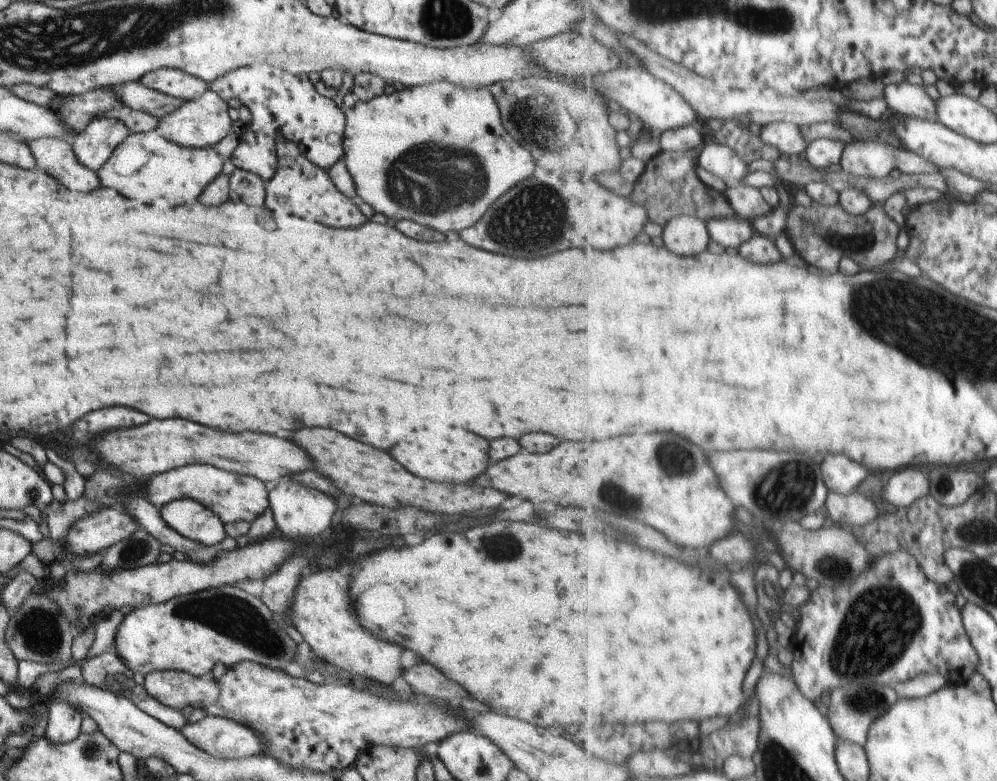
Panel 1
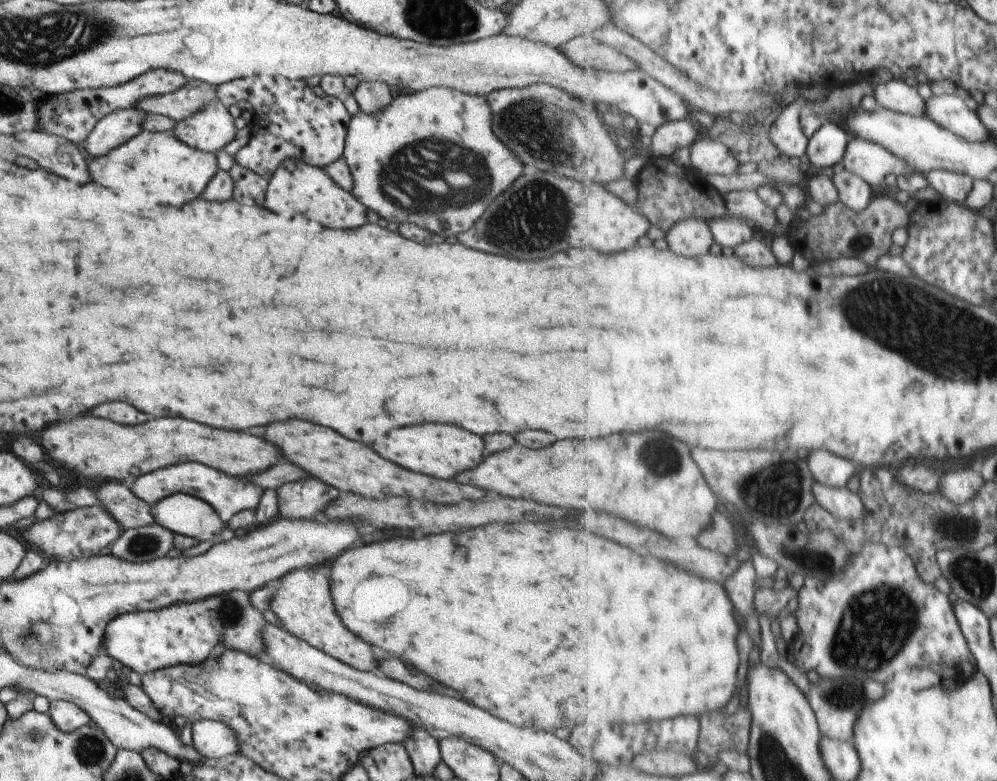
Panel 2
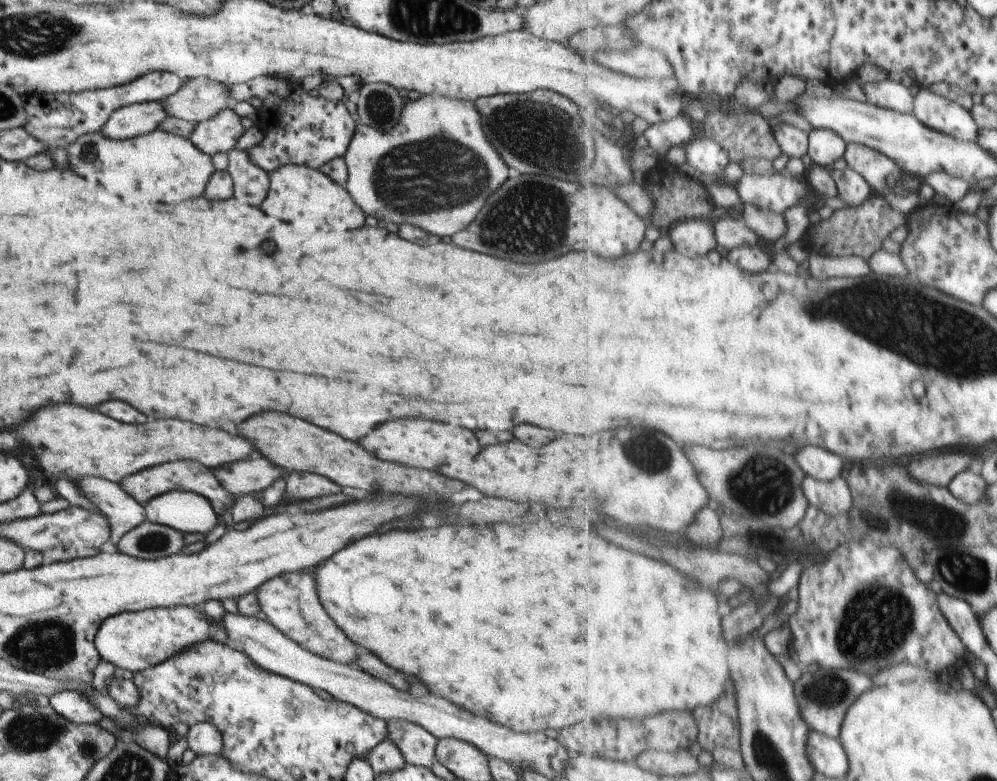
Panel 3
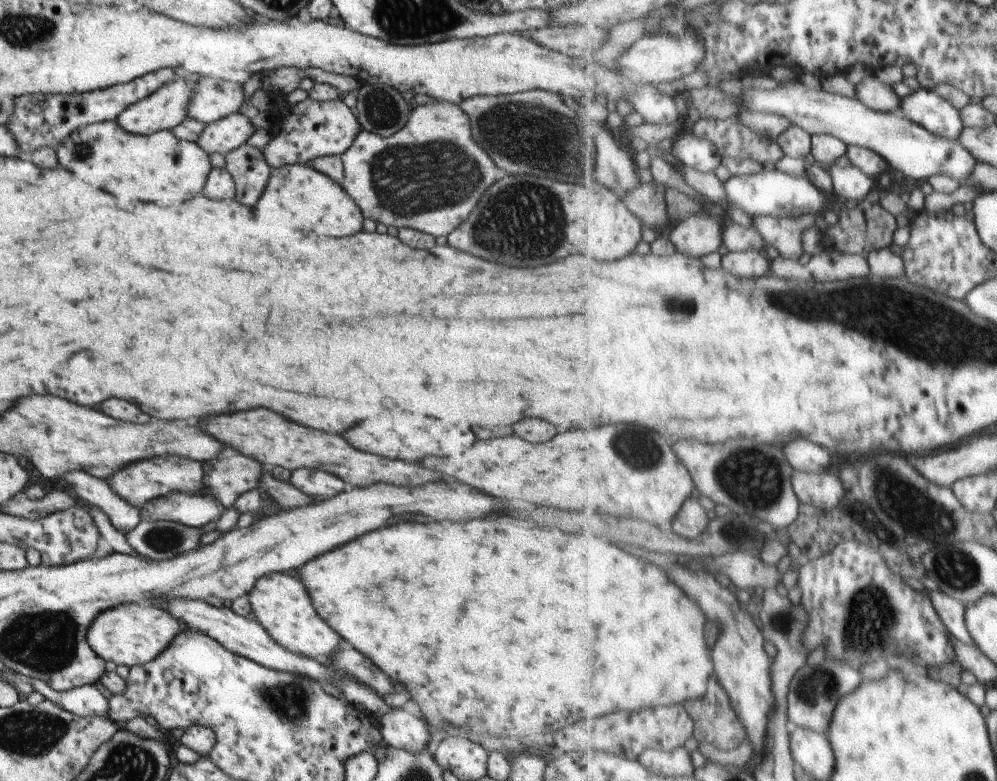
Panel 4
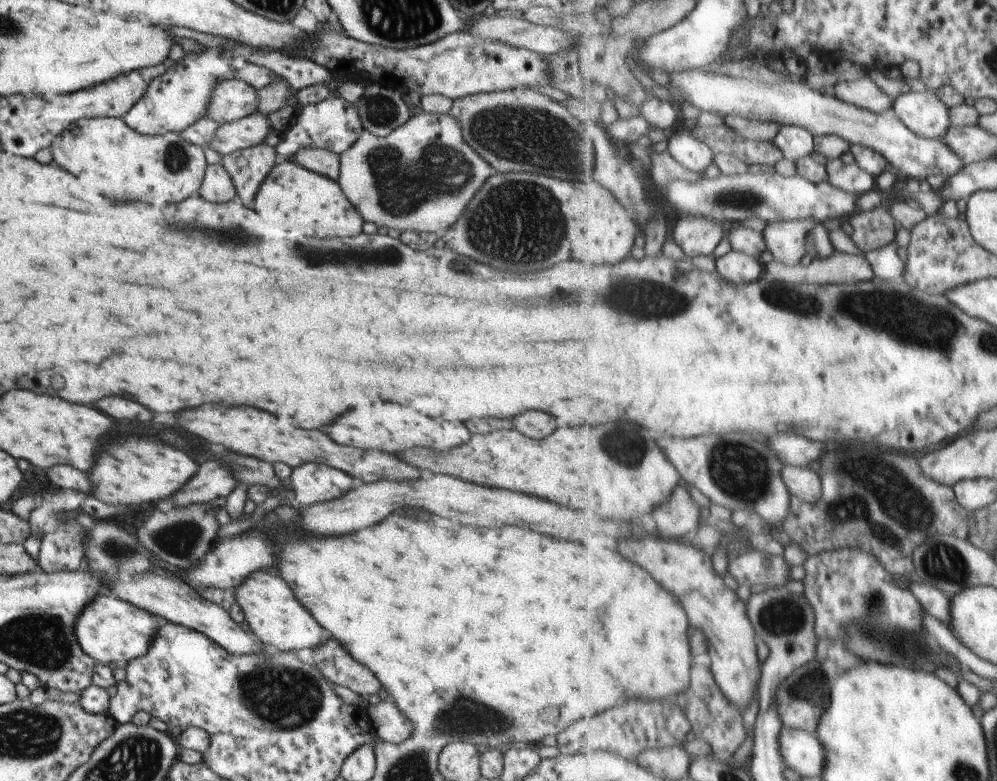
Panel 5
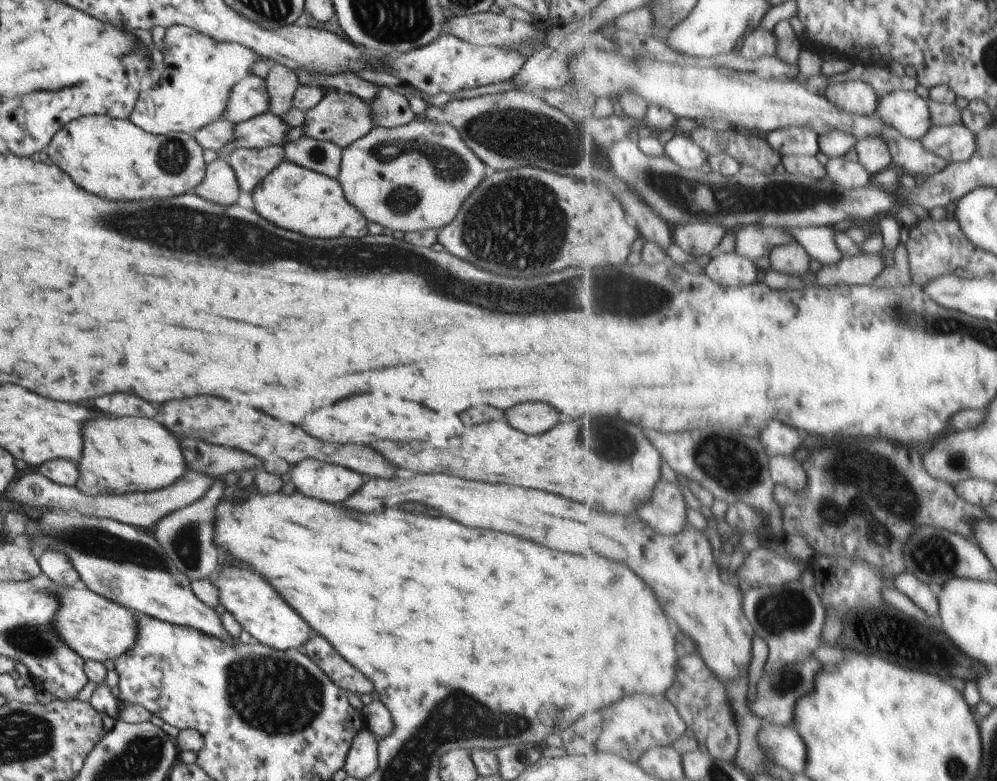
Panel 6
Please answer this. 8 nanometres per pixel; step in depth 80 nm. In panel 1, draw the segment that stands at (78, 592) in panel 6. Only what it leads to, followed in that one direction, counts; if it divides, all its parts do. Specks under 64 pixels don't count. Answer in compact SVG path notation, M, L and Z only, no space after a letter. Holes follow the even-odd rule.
M230 584L173 597L156 605L135 607L116 627L112 643L118 659L133 673L139 672L145 676L153 671L172 670L202 677L210 674L215 662L221 662L225 668L234 667L235 663L249 662L283 671L285 664L294 660L297 639L290 638L273 621L270 610L257 597L241 590L237 584Z

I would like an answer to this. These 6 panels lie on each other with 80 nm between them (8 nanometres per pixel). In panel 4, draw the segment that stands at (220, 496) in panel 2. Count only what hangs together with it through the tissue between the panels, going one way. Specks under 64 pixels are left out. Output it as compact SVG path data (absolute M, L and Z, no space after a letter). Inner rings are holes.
M153 456L147 460L137 460L121 470L113 472L113 492L121 498L127 500L127 504L141 508L147 500L159 498L159 496L169 496L173 492L187 492L187 494L197 494L203 490L201 484L201 464L189 458L177 458L177 456Z

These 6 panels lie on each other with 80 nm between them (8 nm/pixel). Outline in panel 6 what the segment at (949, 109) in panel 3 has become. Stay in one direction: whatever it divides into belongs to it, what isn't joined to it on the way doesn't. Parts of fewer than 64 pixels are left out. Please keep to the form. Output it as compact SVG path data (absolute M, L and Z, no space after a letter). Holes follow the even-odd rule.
M889 91L880 98L876 114L897 132L918 141L933 126L930 101L914 91Z

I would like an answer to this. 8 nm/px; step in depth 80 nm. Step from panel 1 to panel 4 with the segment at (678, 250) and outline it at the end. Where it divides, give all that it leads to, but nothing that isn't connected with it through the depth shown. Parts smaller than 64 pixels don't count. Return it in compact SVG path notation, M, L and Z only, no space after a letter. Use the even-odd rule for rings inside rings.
M708 212L696 213L683 219L670 232L669 240L679 252L701 258L710 252L718 252L724 242L724 228Z

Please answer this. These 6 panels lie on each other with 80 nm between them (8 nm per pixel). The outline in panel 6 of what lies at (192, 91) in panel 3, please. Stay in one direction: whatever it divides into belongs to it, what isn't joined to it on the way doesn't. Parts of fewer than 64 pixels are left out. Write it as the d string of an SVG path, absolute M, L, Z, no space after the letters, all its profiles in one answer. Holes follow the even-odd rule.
M249 75L232 87L221 119L240 123L263 114L267 110L268 94L264 79Z

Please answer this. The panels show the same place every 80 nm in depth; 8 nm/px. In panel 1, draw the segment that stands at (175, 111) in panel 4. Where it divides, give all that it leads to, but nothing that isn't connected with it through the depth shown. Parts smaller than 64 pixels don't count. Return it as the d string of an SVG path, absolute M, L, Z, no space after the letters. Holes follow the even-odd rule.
M111 117L93 119L73 138L72 153L82 165L96 171L129 133L120 120Z

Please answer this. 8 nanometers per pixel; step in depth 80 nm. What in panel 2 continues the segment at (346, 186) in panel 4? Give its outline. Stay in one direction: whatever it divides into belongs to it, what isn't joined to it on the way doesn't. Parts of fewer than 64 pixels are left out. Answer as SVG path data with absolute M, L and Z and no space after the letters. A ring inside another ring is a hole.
M431 87L409 95L398 94L375 116L359 111L350 116L342 152L352 185L350 193L367 210L395 224L419 224L437 236L455 236L467 230L487 204L503 192L521 172L521 164L490 129L490 106L482 96Z

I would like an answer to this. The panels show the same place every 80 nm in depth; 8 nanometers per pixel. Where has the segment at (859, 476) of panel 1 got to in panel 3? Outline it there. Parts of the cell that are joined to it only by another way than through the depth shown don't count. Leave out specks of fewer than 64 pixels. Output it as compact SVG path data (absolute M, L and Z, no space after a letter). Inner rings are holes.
M803 446L801 450L796 451L794 458L806 474L824 481L837 478L845 466L845 462L837 454L821 446Z

